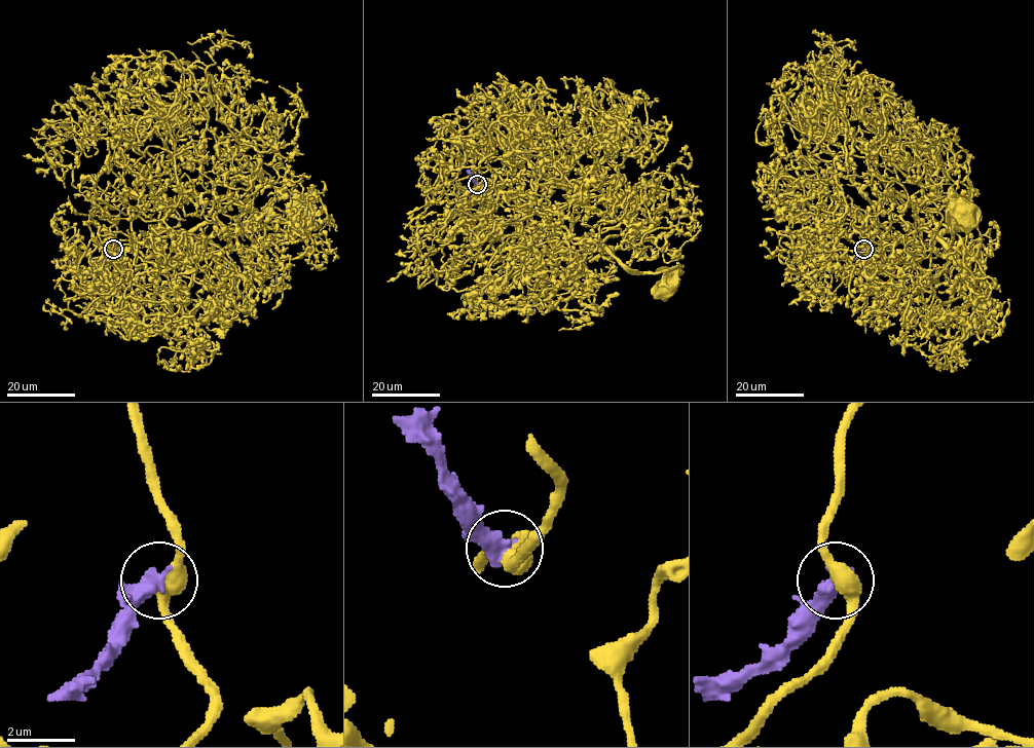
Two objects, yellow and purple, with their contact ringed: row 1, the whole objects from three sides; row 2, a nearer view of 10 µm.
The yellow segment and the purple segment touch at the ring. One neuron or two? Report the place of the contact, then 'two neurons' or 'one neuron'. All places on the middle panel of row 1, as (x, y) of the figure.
place (477, 184); two neurons

